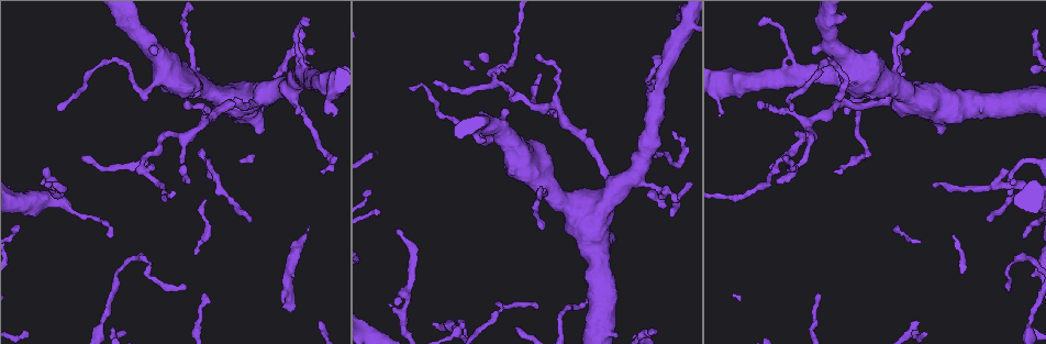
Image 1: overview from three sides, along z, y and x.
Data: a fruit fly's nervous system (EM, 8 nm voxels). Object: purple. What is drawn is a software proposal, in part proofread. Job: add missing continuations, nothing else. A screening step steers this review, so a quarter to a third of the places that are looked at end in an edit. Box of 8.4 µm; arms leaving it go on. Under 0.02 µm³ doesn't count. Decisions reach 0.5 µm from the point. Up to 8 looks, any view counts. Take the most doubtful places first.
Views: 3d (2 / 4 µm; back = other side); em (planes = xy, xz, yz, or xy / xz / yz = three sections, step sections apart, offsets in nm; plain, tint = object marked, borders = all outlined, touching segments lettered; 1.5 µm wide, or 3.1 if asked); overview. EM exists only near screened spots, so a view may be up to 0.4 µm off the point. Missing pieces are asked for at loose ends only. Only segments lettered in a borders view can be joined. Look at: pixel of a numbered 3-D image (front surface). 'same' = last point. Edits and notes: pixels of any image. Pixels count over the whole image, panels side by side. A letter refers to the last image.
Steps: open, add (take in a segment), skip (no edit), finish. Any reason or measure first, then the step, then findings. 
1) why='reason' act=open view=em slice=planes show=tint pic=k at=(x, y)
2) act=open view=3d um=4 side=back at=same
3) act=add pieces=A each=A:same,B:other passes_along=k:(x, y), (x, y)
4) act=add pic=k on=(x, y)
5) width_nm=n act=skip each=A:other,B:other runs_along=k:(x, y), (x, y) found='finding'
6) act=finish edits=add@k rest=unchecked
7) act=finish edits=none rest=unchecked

why='thin end' act=open view=em slice=planes show=plain pic=1 at=(82, 157)

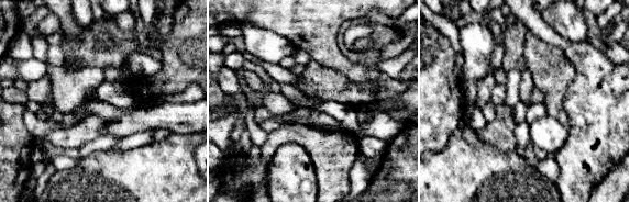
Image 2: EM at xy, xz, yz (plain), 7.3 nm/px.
act=open view=em slice=planes show=tint at=same

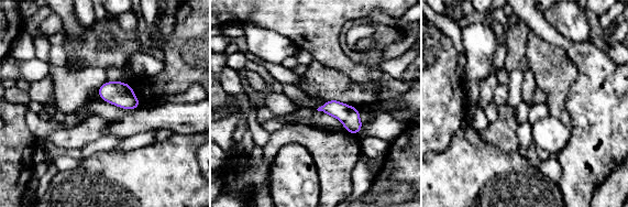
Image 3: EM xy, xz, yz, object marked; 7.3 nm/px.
act=open view=em slice=planes show=borders at=same

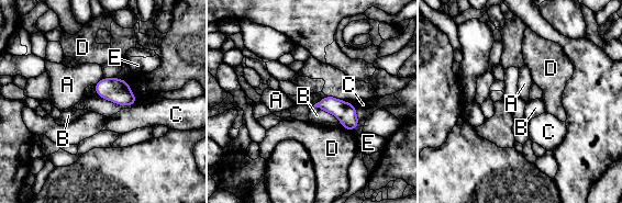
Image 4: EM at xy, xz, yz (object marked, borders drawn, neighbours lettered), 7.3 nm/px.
act=skip each=A:other,B:other,C:other,D:other,E:other border=4:(103, 78), (95, 86) found='none of them fits'

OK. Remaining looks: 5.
why='an open end' act=open view=3d um=2 pic=1 at=(908, 54)

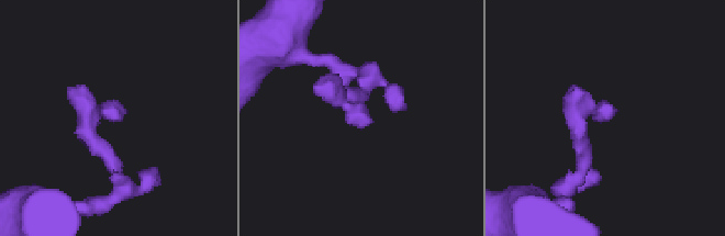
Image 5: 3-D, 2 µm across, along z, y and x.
why='need the tissue' act=open view=em slice=xy step=4 show=tint pic=5 at=(369, 120)

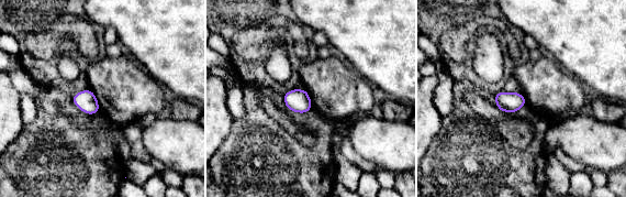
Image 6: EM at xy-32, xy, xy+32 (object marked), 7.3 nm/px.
why='another direction' act=open view=em slice=planes show=borders at=same

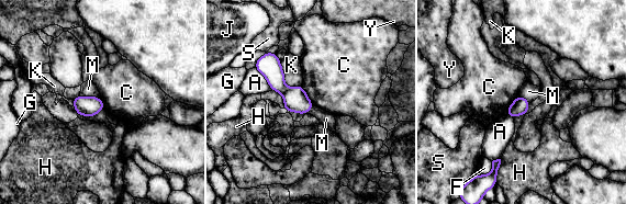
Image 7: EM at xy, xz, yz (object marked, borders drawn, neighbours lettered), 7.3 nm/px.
longest_contact=K:260nm act=skip each=A:other,C:other,F:other,G:other,H:other,J:other,K:other,M:other,S:other,Y:other border=7:(518, 93), (505, 114) found='none of them fits'

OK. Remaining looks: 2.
act=finish edits=none rest=unchecked

